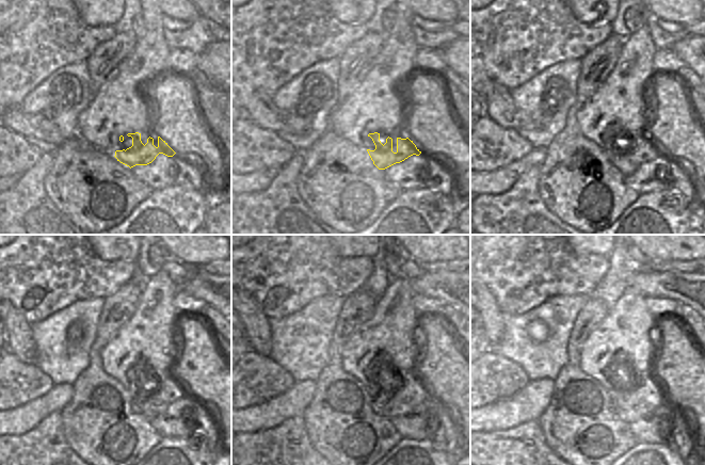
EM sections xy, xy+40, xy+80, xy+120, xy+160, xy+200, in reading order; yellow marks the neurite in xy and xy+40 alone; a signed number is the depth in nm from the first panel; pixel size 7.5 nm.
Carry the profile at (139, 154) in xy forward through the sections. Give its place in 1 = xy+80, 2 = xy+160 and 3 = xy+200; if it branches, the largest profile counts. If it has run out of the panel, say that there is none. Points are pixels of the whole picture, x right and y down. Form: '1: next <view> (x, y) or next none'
1: next xy+80 (626, 161)
2: next xy+160 (402, 399)
3: next xy+200 (636, 403)

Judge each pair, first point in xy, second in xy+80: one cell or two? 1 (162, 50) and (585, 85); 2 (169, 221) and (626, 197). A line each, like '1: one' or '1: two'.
1: two
2: two

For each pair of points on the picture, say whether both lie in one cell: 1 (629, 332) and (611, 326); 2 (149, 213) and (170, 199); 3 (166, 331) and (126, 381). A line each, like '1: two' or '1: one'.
1: one
2: one
3: one

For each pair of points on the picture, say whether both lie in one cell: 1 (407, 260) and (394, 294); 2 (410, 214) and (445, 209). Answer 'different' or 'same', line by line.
1: different
2: same

